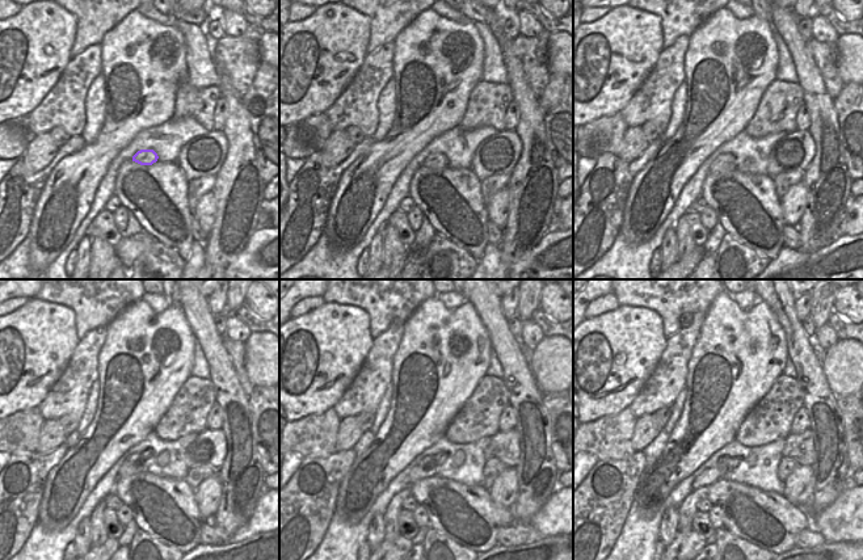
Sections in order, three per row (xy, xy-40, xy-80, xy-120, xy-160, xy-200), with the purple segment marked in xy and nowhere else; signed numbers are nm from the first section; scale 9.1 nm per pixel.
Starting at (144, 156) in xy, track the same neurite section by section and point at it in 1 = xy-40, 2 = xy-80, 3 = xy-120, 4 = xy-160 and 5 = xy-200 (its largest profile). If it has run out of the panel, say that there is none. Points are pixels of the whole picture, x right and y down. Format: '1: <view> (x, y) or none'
1: xy-40 (437, 160)
2: xy-80 (725, 163)
3: xy-120 (133, 464)
4: xy-160 (426, 467)
5: xy-200 (708, 476)

